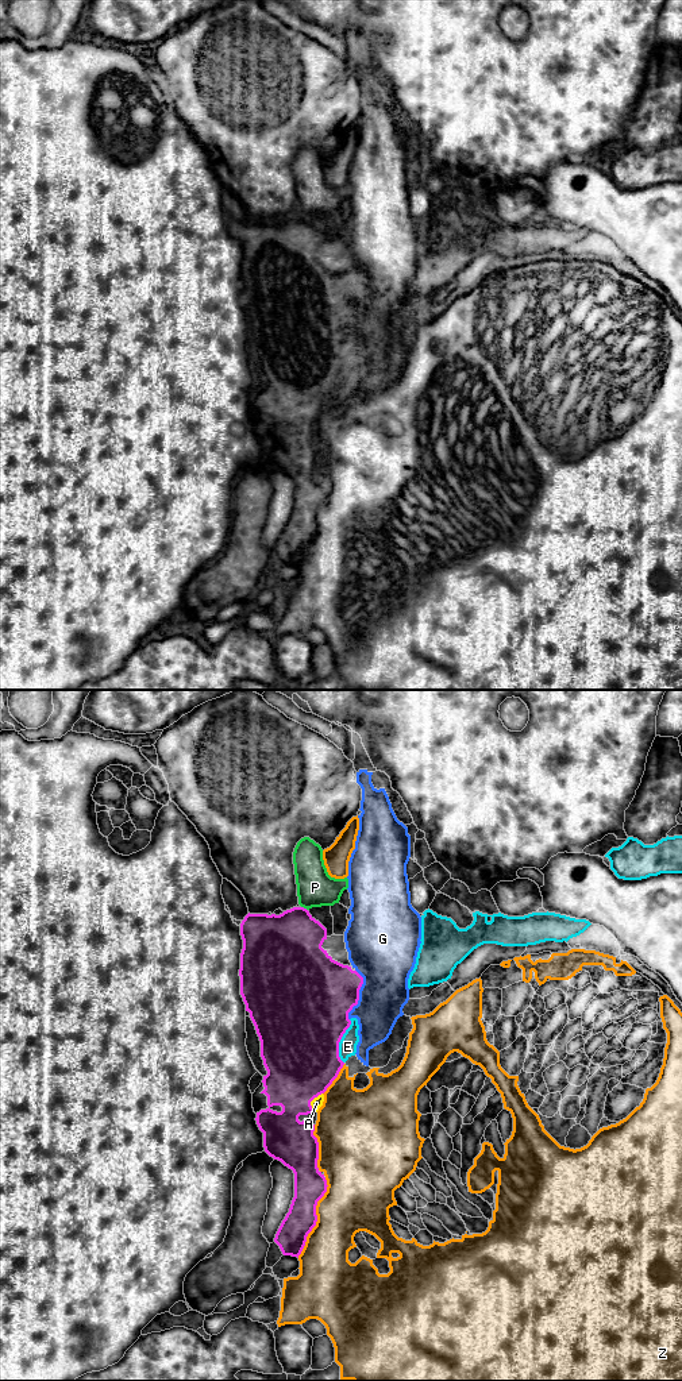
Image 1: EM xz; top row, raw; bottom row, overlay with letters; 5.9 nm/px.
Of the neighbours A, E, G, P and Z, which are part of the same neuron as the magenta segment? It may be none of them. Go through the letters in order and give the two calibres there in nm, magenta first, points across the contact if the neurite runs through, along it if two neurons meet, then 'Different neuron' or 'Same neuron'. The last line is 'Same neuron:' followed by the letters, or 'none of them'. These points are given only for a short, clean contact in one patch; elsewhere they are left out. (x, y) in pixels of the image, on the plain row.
A: Thickness 440 nm (magenta) against 70 nm. Same neuron
E: Thickness 500 nm (magenta) against 110 nm. Path across: xz (300, 335), (320, 347), (339, 350), (347, 355). Same neuron
G: Thickness 440 nm (magenta) against 320 nm. Different neuron
P: Thickness 400 nm (magenta) against 220 nm. Different neuron
Z: Thickness 190 nm (magenta) against 360 nm. Different neuron
Same neuron: A, E

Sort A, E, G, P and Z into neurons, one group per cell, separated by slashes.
A E / G / P / Z

